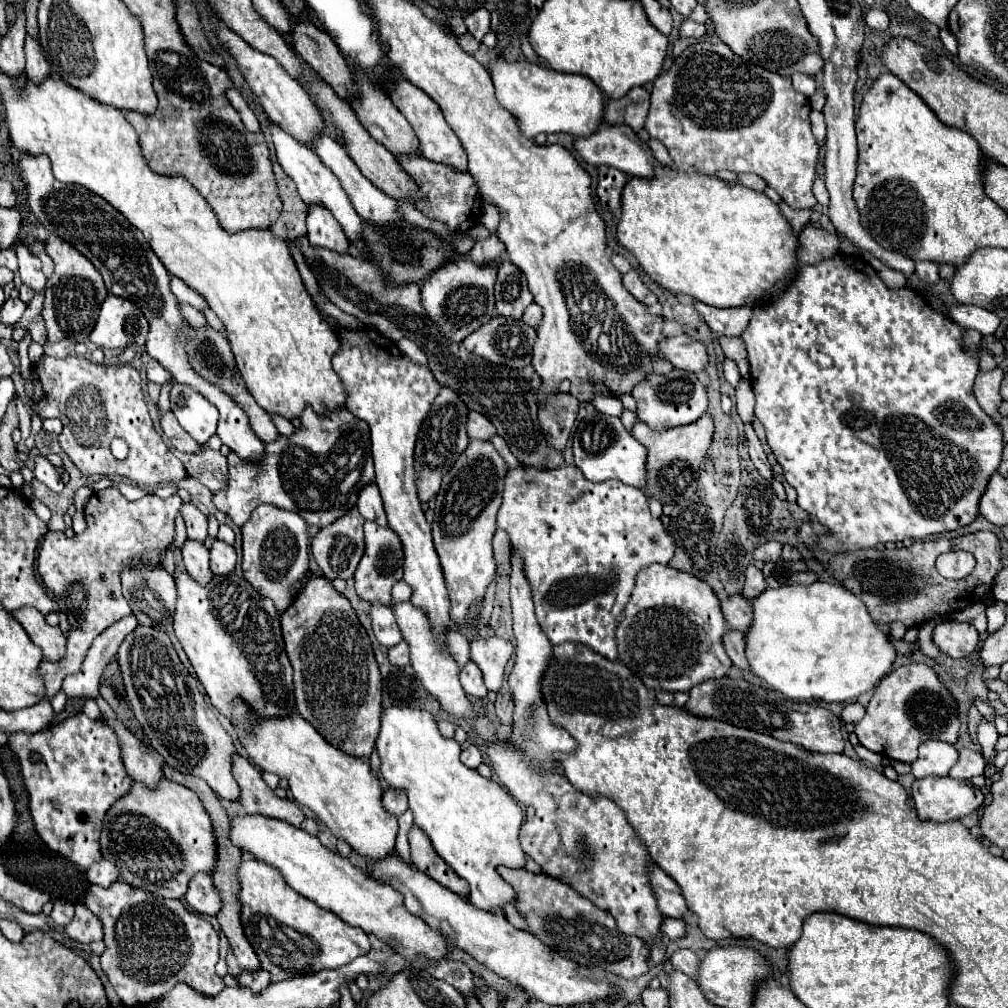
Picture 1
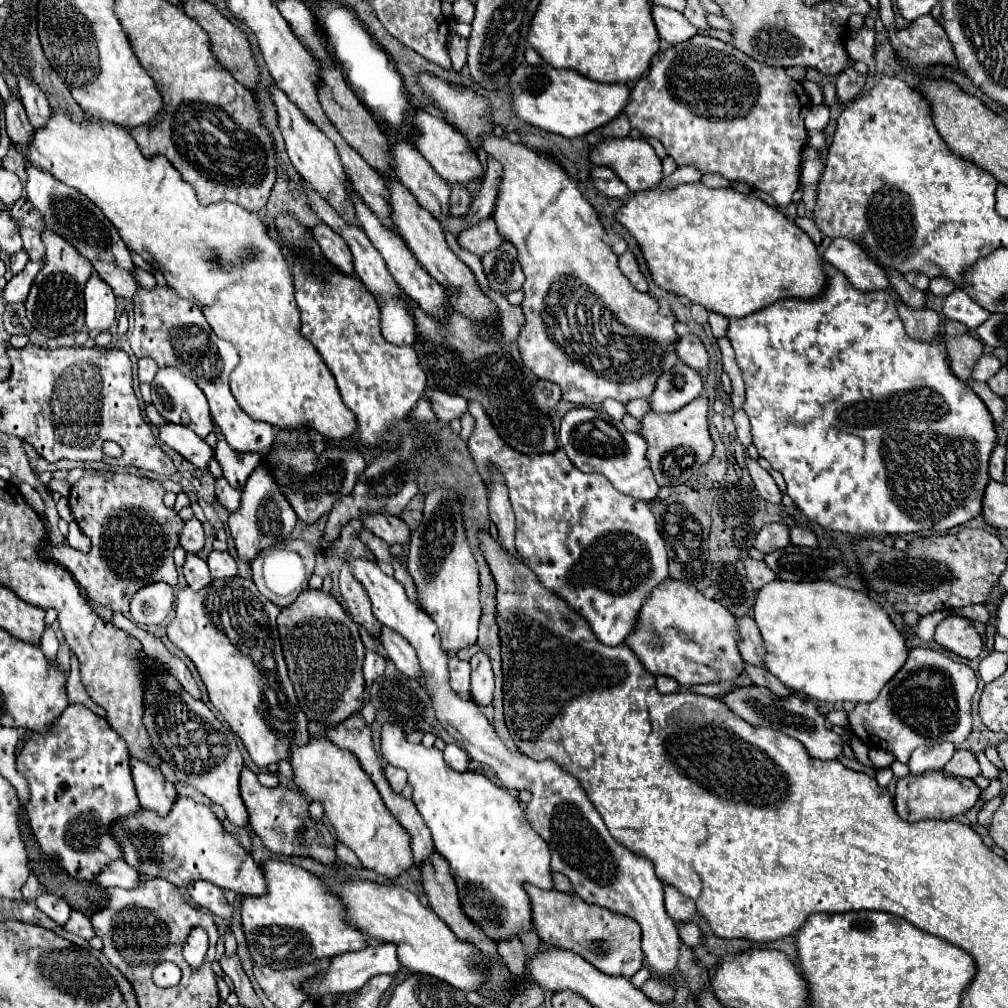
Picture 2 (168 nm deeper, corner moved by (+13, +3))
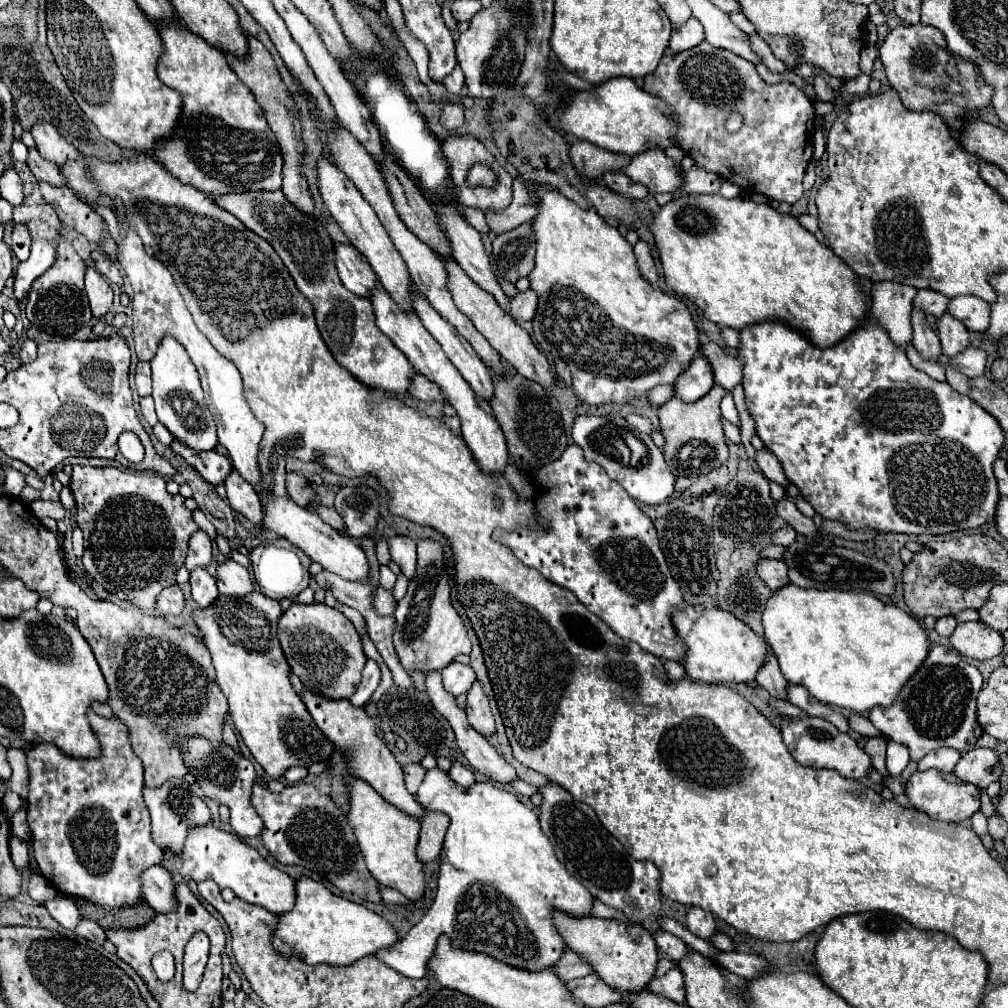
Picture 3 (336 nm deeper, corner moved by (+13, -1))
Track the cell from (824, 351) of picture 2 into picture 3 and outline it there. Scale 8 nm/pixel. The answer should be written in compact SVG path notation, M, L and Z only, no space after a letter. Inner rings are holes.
M872 314L866 316L860 328L854 328L850 336L846 336L844 340L840 340L840 344L834 344L830 348L814 346L804 334L800 334L798 330L790 328L780 320L750 324L742 328L738 334L740 334L738 356L744 368L742 386L746 390L748 412L756 422L756 434L760 436L764 446L778 458L788 482L800 490L804 500L810 502L816 514L820 514L824 520L836 520L844 524L848 530L876 530L876 532L900 532L900 534L950 534L958 530L978 528L984 522L994 520L998 486L992 474L992 464L1004 444L1004 432L1000 424L986 410L976 406L976 402L964 398L962 394L956 394L956 390L952 390L946 382L938 382L930 378L926 372L914 368L908 362L904 350L888 338L888 332L880 326L880 322L874 320Z

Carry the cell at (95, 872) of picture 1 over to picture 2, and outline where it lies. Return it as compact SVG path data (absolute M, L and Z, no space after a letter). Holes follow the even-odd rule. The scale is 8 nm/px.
M116 860L116 862L108 864L108 868L96 876L96 882L104 888L118 886L118 888L132 890L132 888L142 884L142 878L140 878L140 872L136 868L128 866L124 860Z

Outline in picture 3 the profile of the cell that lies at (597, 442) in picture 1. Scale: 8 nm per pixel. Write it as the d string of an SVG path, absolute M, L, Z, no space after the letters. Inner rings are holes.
M578 416L572 426L572 442L582 448L584 458L588 462L600 464L608 476L618 482L634 500L642 504L660 504L674 492L674 474L668 470L662 450L650 440L650 436L640 434L636 428L628 426L622 416L602 418L602 416ZM626 436L634 436L644 444L644 456L640 460L632 460L632 452L626 444Z

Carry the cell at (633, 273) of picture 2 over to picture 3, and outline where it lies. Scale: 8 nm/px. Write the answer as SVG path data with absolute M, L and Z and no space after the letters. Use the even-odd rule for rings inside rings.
M638 242L634 246L634 254L636 254L636 264L638 264L638 270L640 270L642 278L648 280L650 284L656 284L658 272L656 272L656 264L652 260L652 254L650 254L648 244L646 242Z

